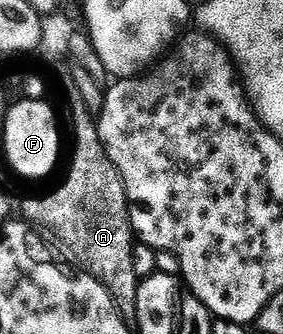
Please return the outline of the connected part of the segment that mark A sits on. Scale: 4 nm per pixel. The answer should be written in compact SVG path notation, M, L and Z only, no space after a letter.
M81 90L65 92L65 100L69 108L76 114L79 124L78 160L75 161L72 168L65 172L63 185L56 192L51 192L48 196L41 197L40 200L25 201L23 212L33 223L48 228L95 275L94 279L111 291L120 312L131 318L135 315L135 299L137 298L140 278L133 270L133 250L137 243L137 237L131 230L131 209L127 206L123 179L117 170L117 166L113 166L113 162L101 142L96 113L89 110Z

